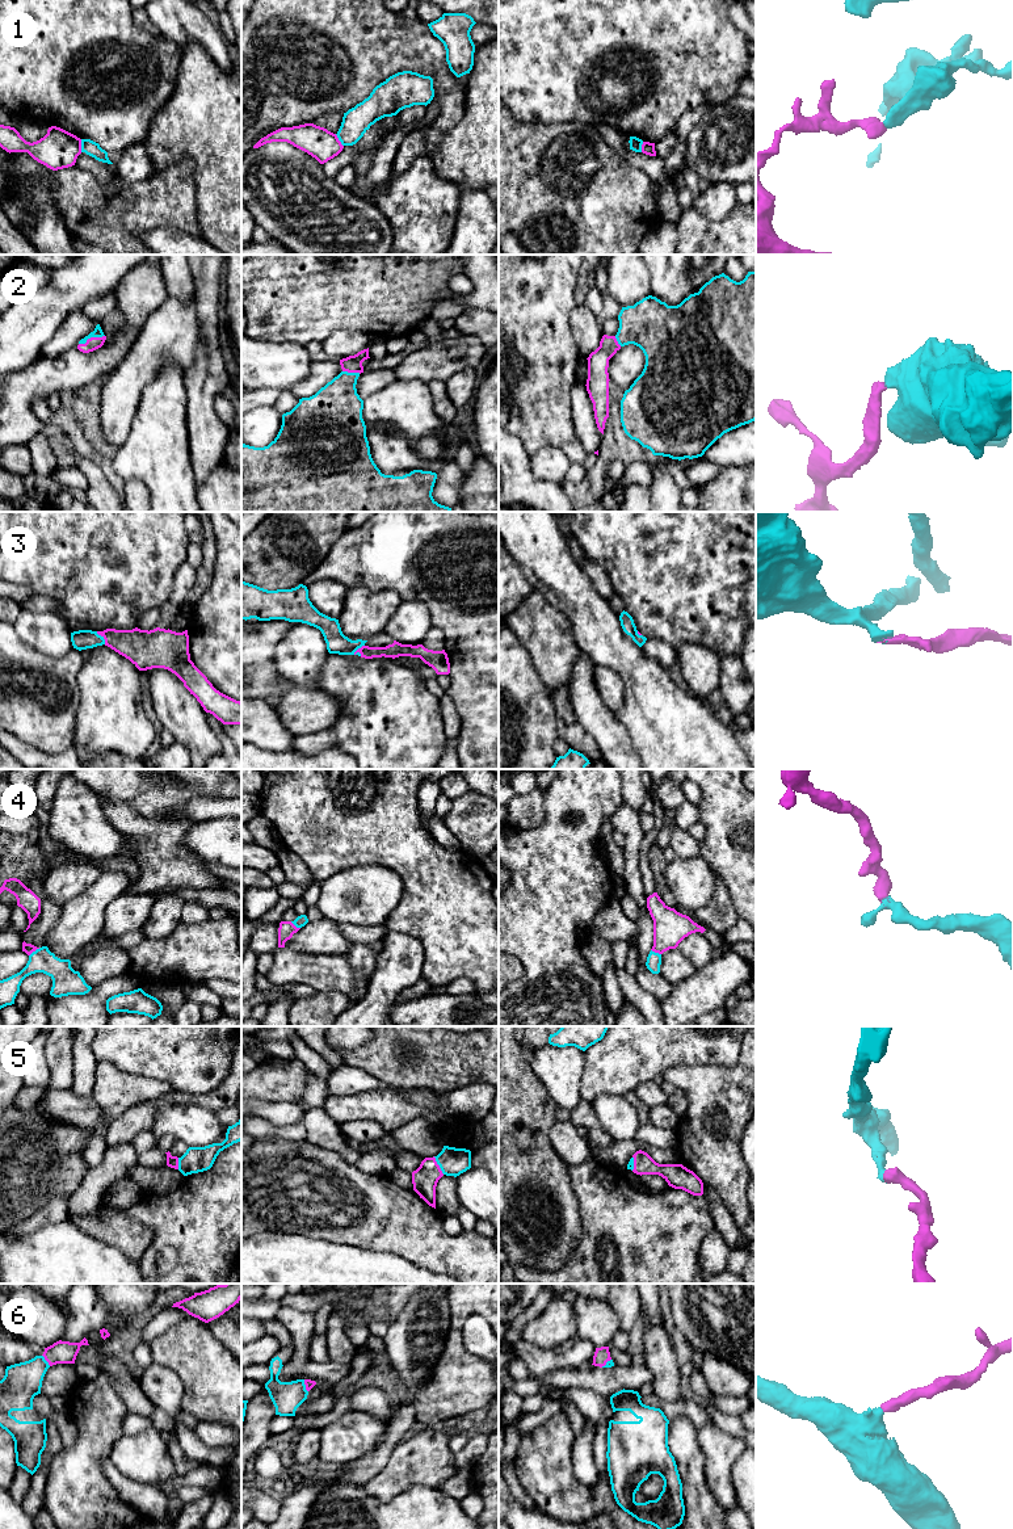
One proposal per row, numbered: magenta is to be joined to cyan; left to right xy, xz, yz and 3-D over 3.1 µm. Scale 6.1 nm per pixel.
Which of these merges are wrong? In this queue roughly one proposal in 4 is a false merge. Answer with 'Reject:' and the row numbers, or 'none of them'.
Reject: 1

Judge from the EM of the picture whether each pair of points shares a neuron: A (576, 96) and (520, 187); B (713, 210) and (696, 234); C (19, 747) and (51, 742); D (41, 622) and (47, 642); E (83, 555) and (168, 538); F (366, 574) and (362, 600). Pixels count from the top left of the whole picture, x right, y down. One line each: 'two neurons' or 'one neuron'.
A: two neurons
B: two neurons
C: two neurons
D: one neuron
E: one neuron
F: two neurons

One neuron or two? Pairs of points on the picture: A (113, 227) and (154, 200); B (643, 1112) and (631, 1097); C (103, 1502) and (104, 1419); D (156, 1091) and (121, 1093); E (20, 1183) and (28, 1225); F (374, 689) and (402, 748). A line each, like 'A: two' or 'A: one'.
A: one
B: one
C: one
D: one
E: two
F: one

